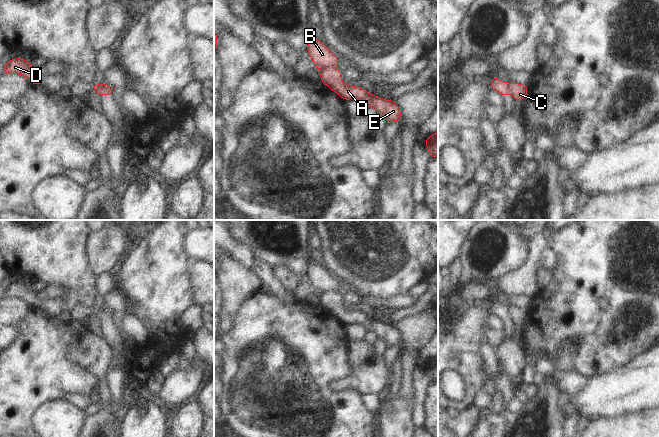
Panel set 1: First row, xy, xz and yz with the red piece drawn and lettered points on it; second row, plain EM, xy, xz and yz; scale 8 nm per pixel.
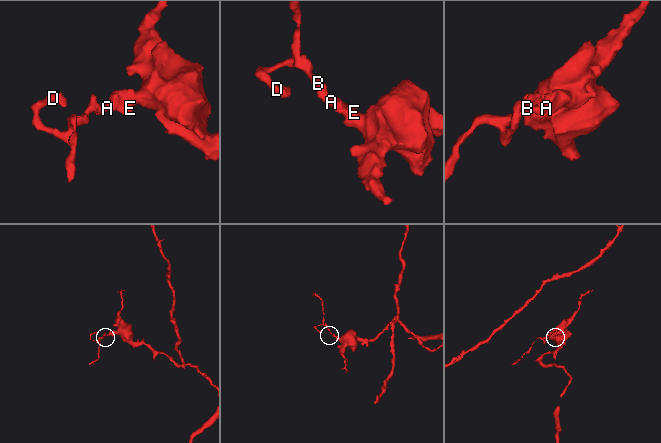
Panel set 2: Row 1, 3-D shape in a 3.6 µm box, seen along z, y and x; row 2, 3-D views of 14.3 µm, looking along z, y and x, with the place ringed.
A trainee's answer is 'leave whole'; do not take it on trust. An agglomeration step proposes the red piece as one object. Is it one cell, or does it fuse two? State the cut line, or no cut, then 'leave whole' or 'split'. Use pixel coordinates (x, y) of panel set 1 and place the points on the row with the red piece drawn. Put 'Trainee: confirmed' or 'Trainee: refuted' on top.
Trainee: refuted
cut xz (335, 66), (321, 67), (319, 69); split

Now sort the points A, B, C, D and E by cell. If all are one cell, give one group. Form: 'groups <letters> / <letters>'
groups A C E / B D

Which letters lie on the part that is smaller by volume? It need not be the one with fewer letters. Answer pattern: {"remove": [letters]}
{"remove": ["B", "D"]}

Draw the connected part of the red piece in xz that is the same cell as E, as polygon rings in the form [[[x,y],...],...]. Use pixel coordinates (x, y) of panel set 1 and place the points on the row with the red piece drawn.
[[[336,67],[320,68],[319,75],[321,82],[337,93],[342,100],[354,99],[362,101],[366,107],[374,108],[377,115],[383,116],[387,123],[401,121],[401,109],[394,100],[386,100],[360,87],[343,83],[341,72]]]

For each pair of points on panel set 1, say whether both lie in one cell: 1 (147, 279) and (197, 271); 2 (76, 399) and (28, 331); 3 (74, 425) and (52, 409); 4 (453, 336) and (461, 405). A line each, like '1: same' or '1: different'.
1: different
2: different
3: same
4: same

